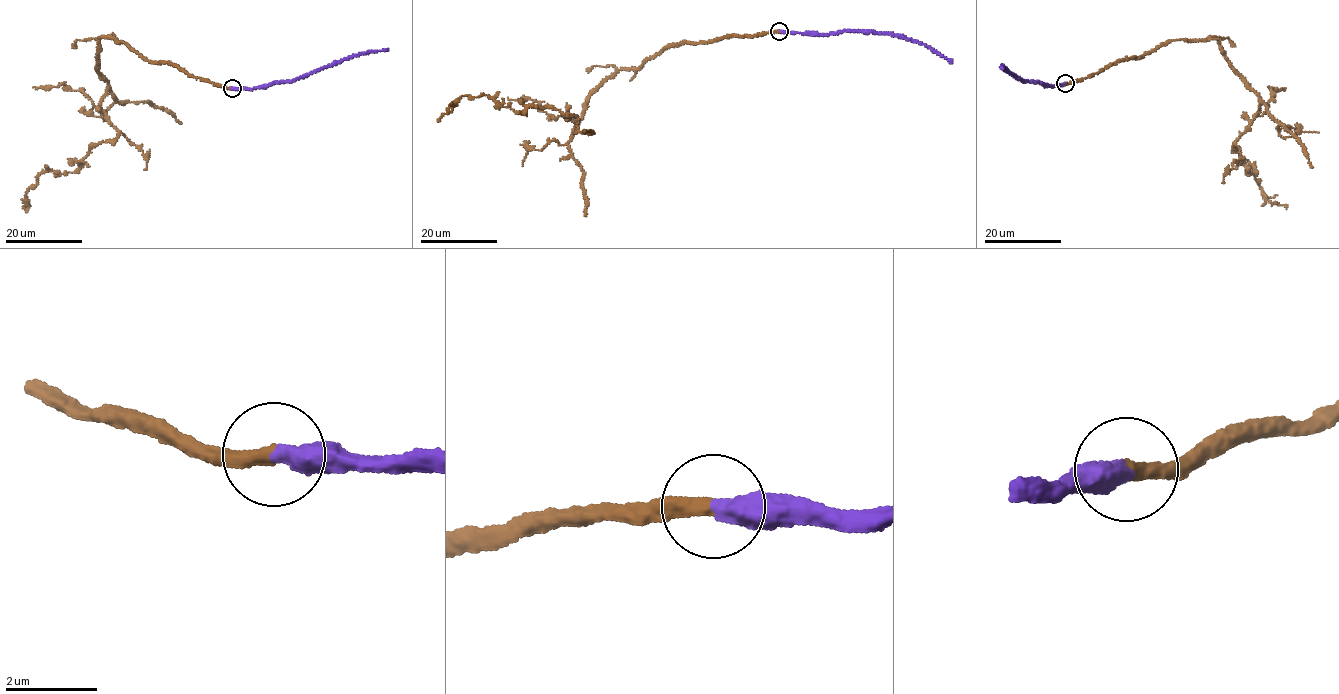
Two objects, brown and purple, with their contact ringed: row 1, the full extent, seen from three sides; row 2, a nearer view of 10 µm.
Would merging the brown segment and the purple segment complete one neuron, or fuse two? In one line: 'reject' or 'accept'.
accept

